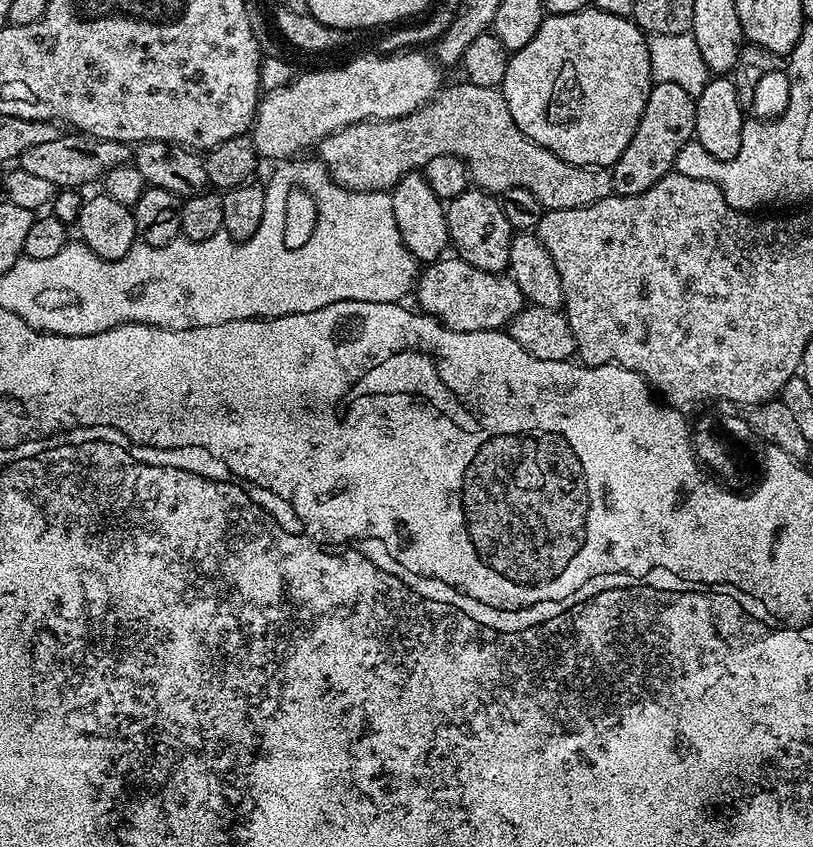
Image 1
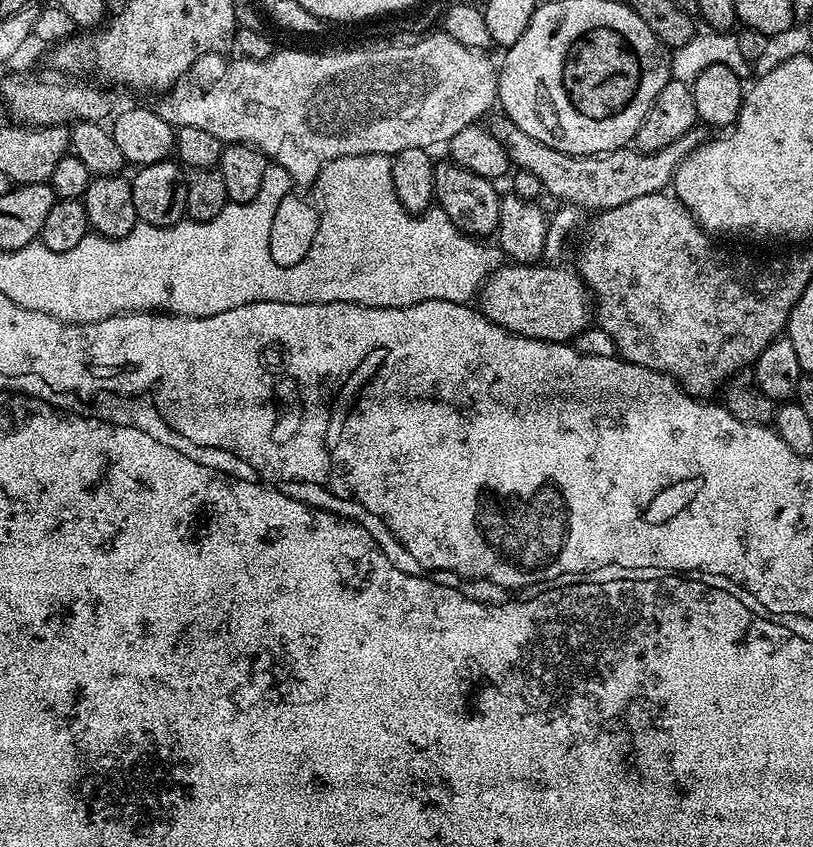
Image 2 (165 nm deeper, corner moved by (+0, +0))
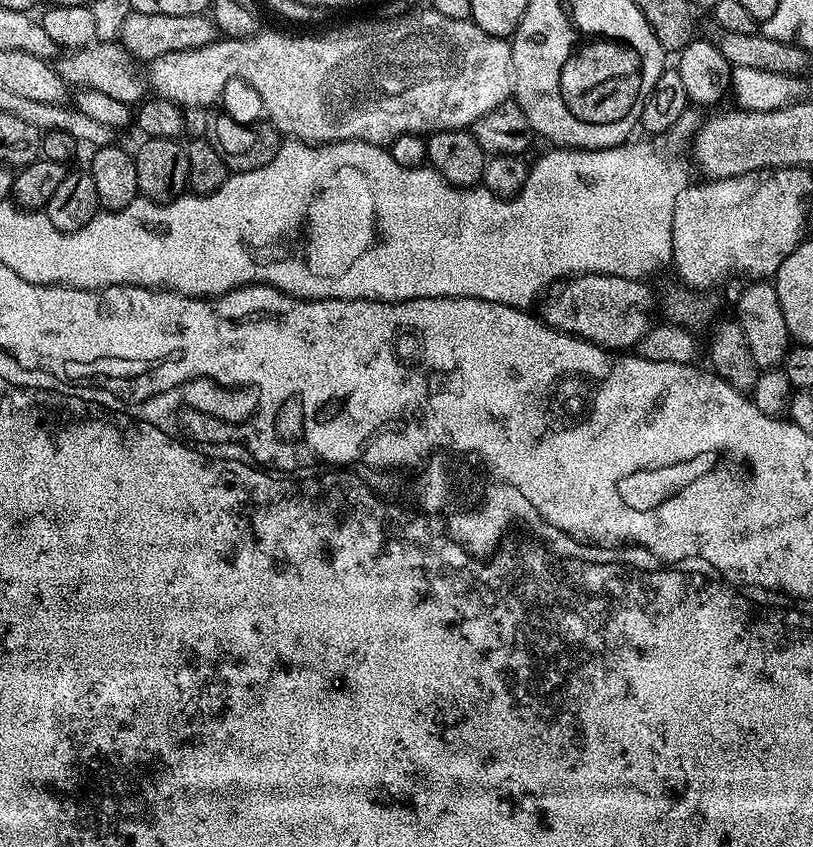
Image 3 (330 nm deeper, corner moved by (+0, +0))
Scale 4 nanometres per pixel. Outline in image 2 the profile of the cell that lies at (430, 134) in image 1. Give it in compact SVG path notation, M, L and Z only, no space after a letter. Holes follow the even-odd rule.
M497 114L490 121L490 127L494 138L498 138L498 142L502 142L508 151L509 161L517 169L534 174L547 195L560 200L556 202L580 210L592 208L596 212L604 212L614 206L626 206L626 202L634 198L665 191L672 183L676 167L706 139L705 133L693 130L657 152L639 152L636 147L629 146L593 156L571 156L538 142L538 138L530 138L526 130L514 126L514 122L503 114Z

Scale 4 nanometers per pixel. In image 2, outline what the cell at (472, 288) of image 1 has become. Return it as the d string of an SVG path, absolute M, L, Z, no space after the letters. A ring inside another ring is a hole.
M505 263L491 272L478 293L479 311L486 319L515 336L535 340L572 342L594 316L594 301L575 271L568 268L540 268L536 264Z

